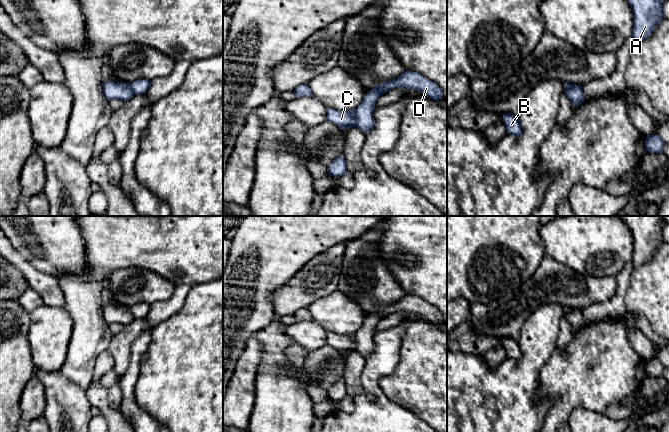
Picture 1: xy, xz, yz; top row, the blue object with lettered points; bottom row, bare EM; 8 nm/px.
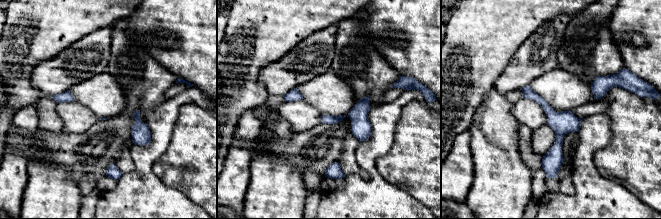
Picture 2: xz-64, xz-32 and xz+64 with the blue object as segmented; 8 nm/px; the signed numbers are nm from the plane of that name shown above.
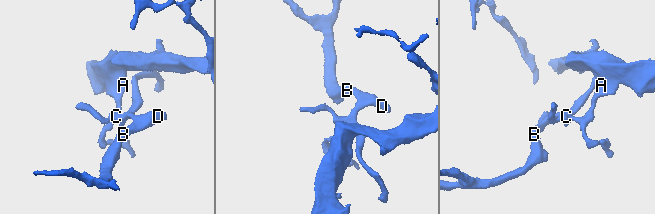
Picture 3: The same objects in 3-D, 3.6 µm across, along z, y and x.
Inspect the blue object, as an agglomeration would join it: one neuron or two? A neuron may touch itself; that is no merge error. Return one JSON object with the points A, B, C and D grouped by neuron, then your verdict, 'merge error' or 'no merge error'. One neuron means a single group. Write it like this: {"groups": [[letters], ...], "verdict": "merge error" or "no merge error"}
{"groups": [["A", "C"], ["B", "D"]], "verdict": "merge error"}

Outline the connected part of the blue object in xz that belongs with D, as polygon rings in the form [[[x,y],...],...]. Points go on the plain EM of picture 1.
[[[406,294],[400,300],[376,309],[372,314],[364,319],[363,325],[355,333],[357,343],[356,351],[364,358],[367,358],[374,350],[373,337],[375,327],[380,320],[395,312],[407,312],[410,314],[419,314],[426,321],[439,325],[443,322],[442,314],[423,299]]]

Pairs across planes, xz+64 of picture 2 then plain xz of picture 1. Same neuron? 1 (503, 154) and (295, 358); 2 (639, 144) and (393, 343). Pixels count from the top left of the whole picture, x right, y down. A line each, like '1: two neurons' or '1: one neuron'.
1: two neurons
2: two neurons

